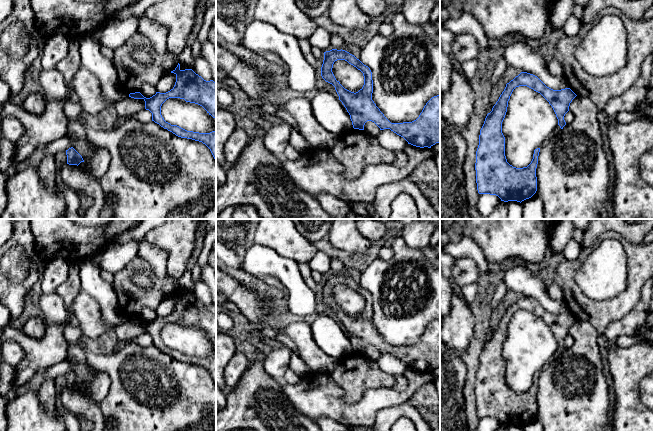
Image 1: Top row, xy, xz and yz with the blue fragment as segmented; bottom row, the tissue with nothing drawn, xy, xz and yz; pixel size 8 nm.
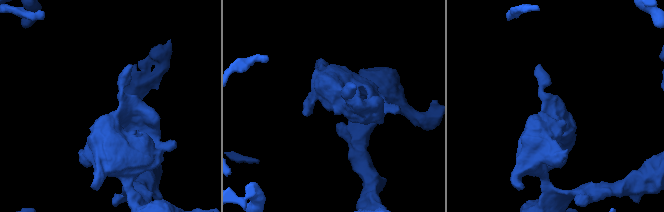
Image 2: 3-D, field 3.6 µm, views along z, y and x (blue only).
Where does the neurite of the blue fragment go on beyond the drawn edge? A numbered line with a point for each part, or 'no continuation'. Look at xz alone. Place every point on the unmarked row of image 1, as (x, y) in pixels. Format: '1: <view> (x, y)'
no continuation

